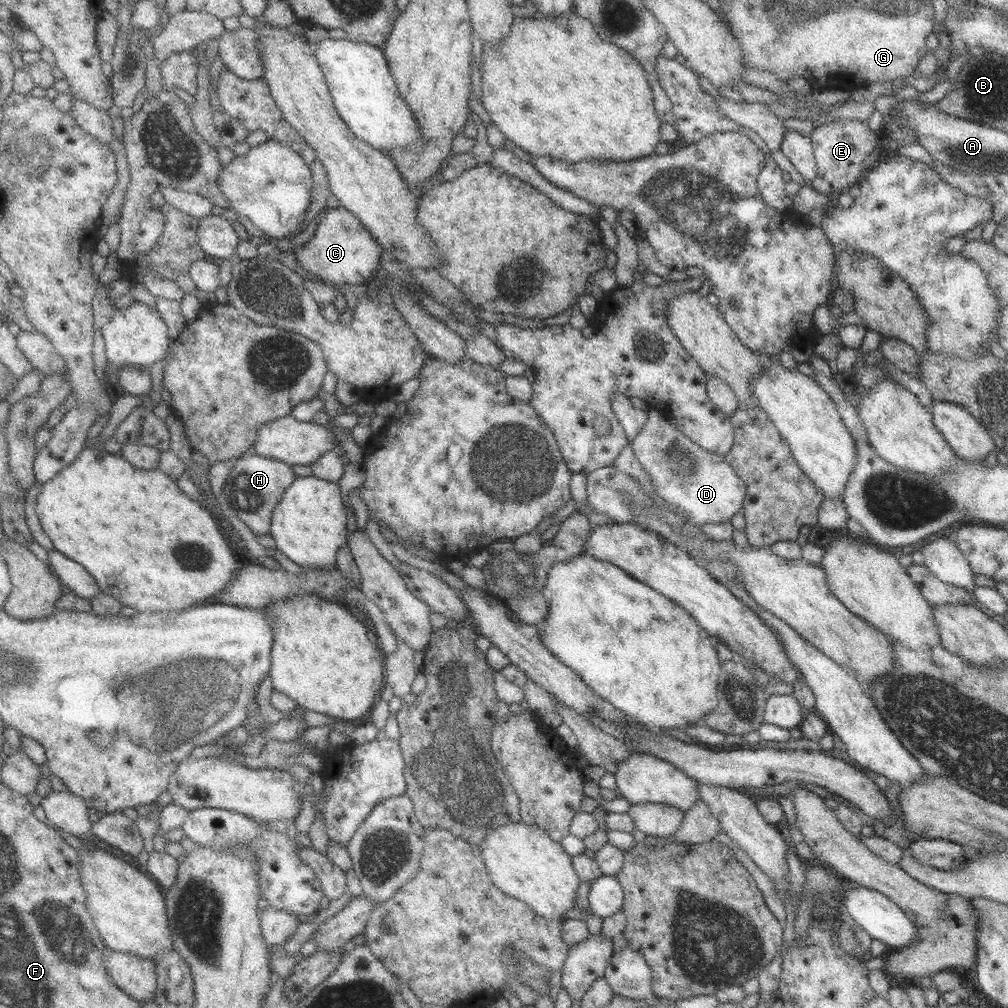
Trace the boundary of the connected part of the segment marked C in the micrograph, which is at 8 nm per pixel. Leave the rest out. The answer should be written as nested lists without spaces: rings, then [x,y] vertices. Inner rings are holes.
[[[339,206],[325,211],[314,234],[304,246],[295,248],[295,260],[312,276],[318,276],[327,283],[349,284],[360,289],[380,268],[380,257],[384,250],[357,215],[346,208]]]

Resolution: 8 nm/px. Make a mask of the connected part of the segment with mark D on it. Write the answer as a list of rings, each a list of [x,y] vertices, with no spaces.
[[[650,407],[646,422],[638,431],[638,434],[629,441],[636,459],[642,465],[644,472],[650,477],[654,490],[660,498],[686,512],[688,520],[692,520],[700,527],[705,524],[731,522],[735,514],[742,512],[743,502],[746,499],[746,492],[748,492],[746,483],[726,463],[722,455],[702,449],[690,438],[684,436],[677,429],[677,425],[673,425],[665,419],[663,412]]]

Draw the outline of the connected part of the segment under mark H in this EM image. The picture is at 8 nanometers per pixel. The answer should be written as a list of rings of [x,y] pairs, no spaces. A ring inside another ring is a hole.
[[[254,452],[239,459],[225,484],[225,493],[241,520],[258,535],[270,535],[276,506],[294,485],[294,466]]]

